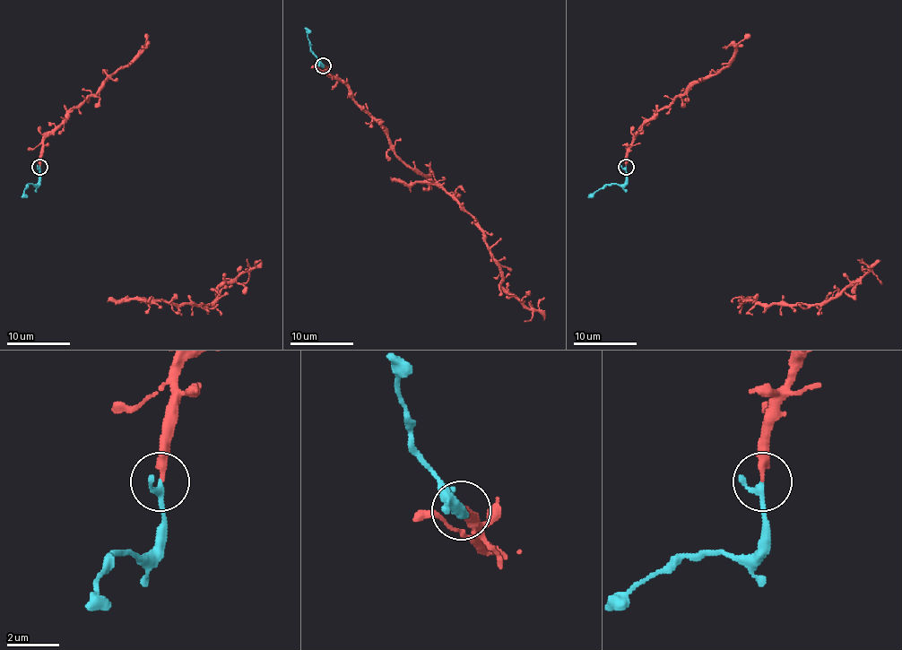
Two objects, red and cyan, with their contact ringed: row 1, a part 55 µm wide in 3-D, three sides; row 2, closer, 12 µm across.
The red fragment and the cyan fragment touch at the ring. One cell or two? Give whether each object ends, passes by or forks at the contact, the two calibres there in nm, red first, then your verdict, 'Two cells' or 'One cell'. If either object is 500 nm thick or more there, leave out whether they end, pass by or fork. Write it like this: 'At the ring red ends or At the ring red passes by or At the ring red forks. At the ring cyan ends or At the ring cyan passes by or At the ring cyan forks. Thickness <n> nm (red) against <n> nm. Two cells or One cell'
At the ring red ends. At the ring cyan passes by. Thickness 300 nm (red) against 170 nm. One cell

